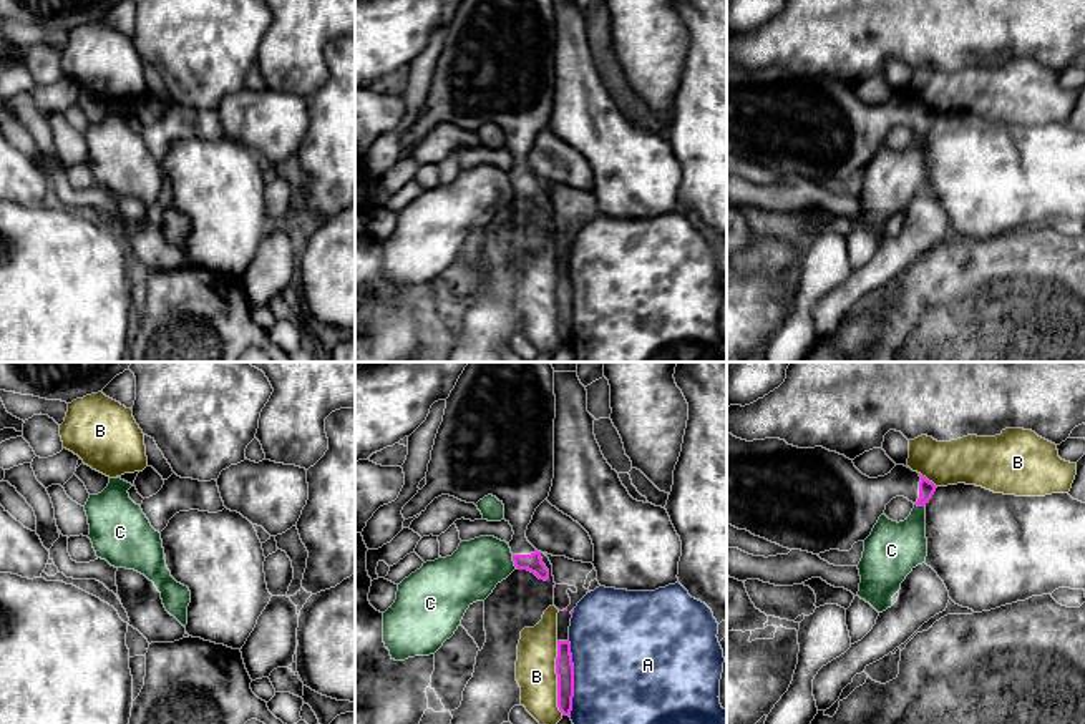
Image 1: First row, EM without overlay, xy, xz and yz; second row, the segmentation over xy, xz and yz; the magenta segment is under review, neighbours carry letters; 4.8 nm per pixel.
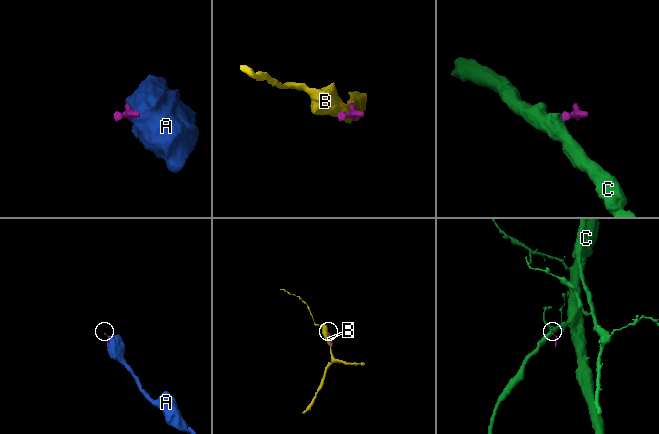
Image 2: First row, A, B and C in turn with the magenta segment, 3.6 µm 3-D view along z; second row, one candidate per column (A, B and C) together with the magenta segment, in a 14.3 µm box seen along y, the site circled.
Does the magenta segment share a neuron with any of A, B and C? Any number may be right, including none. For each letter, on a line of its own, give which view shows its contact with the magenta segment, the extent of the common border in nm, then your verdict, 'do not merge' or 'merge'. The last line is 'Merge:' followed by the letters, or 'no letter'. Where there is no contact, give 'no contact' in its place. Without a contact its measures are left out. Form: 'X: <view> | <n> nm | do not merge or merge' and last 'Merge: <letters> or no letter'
A: xz | 360 nm | do not merge
B: xz | 360 nm | do not merge
C: xz | 70 nm | do not merge
Merge: no letter

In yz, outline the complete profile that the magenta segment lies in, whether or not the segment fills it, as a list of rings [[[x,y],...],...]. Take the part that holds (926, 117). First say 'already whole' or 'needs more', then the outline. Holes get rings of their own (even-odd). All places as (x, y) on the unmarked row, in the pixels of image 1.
needs more; [[[727,60],[727,153],[788,178],[813,183],[849,179],[871,163],[893,126],[904,125],[924,135],[936,116],[904,93],[896,93],[884,105],[869,106],[853,88],[823,75],[798,76],[780,66],[747,70]]]

